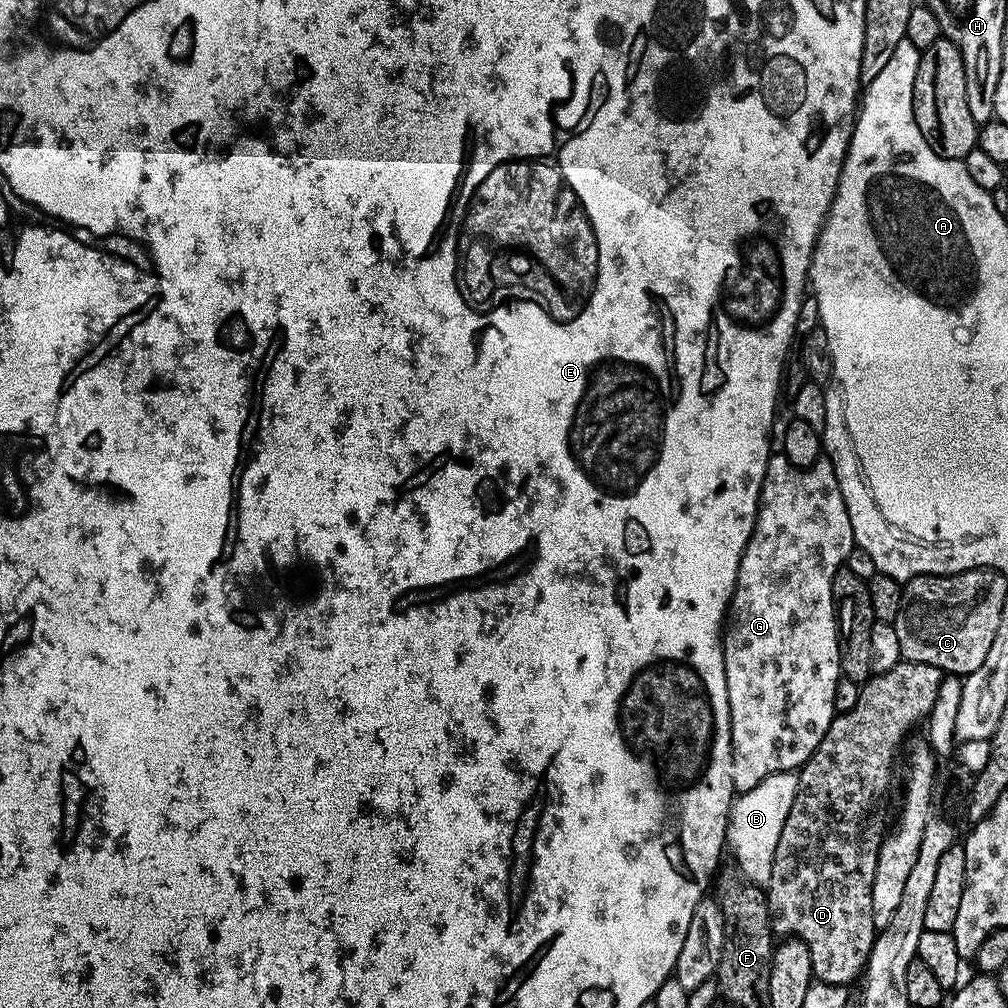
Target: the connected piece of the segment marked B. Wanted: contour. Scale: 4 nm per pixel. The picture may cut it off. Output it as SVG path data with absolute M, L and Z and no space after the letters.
M779 772L770 774L754 790L739 793L732 801L732 811L728 814L727 847L732 848L735 867L752 884L766 886L770 882L770 870L774 866L774 850L778 850L778 834L782 834L782 826L786 826L786 814L790 814L790 806L794 806L794 798L798 790L799 775L796 772Z

